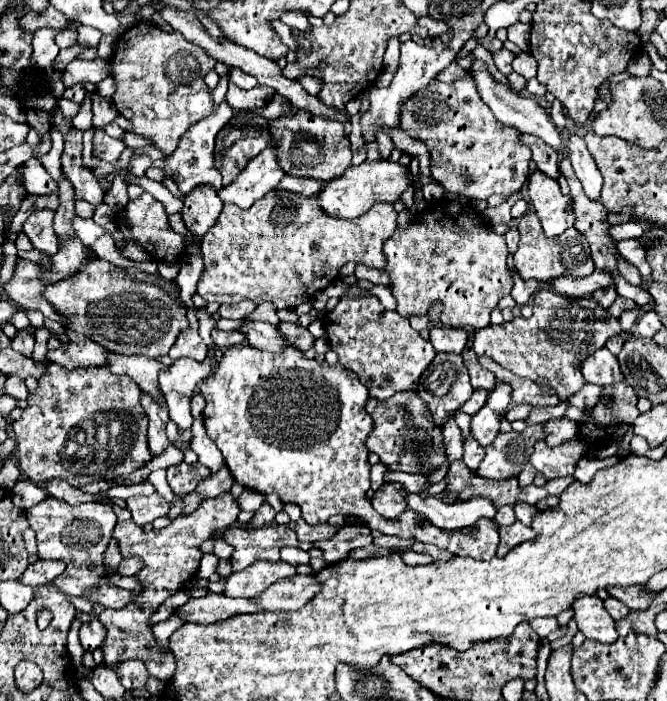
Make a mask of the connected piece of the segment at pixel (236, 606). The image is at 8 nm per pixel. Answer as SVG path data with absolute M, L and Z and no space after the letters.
M210 593L200 599L190 599L178 609L184 621L214 623L240 613L260 613L262 607L254 599L232 599L224 593Z

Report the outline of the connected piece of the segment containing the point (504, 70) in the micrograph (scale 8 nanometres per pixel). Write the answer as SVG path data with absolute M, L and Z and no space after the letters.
M500 49L500 51L496 51L492 57L494 57L494 65L498 67L498 71L500 71L502 75L510 75L510 73L512 73L514 53L510 53L508 49Z

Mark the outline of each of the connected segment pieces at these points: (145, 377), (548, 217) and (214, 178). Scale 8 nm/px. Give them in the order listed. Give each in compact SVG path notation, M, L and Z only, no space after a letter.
M108 351L108 369L114 375L132 377L144 391L160 391L158 371L164 369L164 365L156 359L148 359L144 355L120 355Z
M534 171L528 179L528 195L546 237L558 237L566 229L574 227L574 201L570 195L560 191L556 179L550 179L542 171Z
M222 101L214 113L198 123L194 123L180 139L180 145L178 149L166 159L166 165L164 165L164 175L172 175L180 193L186 197L190 195L198 185L212 185L216 191L222 189L222 175L214 169L214 139L216 139L216 133L234 117L234 109Z

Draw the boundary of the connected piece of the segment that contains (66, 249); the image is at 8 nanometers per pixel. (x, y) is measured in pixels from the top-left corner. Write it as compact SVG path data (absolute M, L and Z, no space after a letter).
M58 239L58 241L60 241L60 251L56 255L52 255L52 265L50 267L42 265L42 269L44 269L42 277L48 283L68 279L90 257L90 249L86 245L82 245L80 239L68 239L68 241Z

